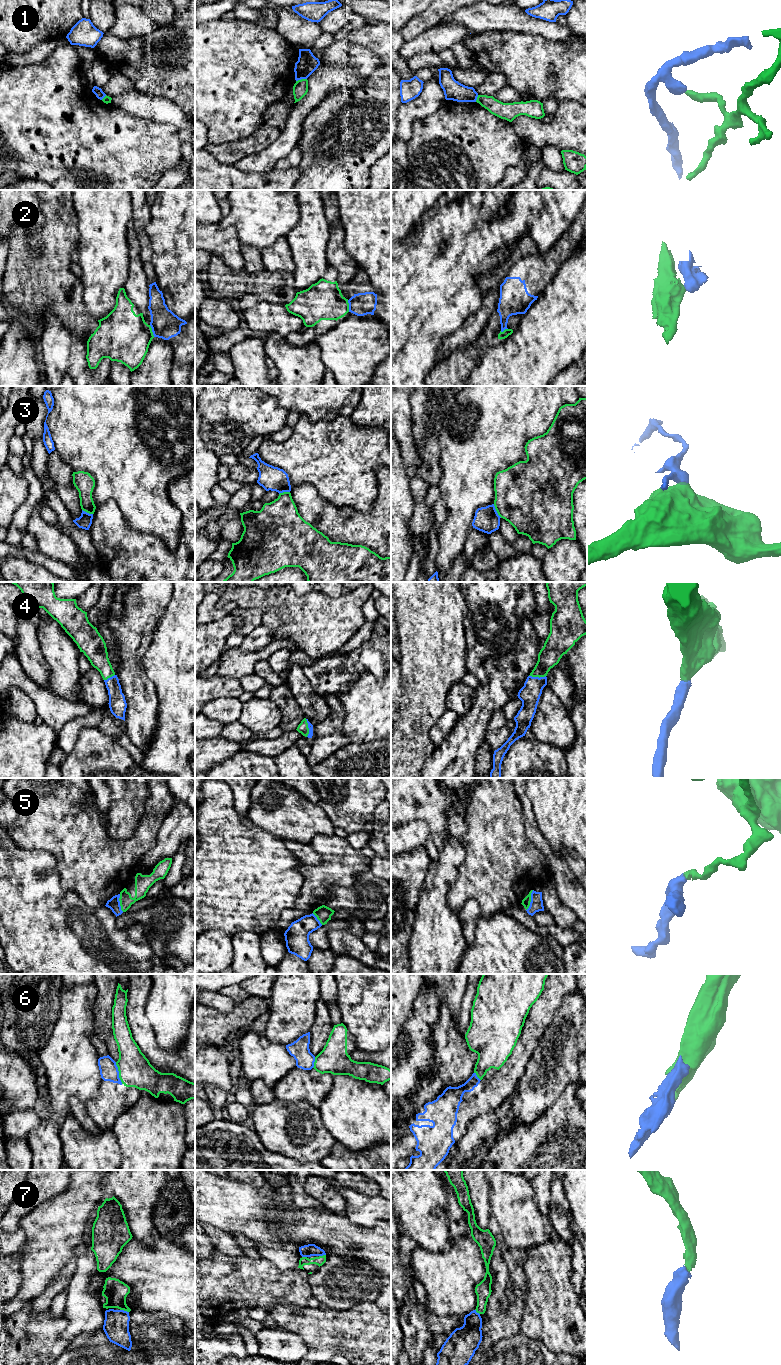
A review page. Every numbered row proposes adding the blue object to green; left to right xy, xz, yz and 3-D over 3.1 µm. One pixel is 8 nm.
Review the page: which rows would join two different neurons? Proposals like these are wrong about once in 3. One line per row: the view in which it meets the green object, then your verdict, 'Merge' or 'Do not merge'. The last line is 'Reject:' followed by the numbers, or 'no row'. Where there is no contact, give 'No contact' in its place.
1: Touches green in xz. Do not merge
2: Touches green in xy. Do not merge
3: Touches green in yz. Do not merge
4: Touches green in xz. Merge
5: Touches green in yz. Merge
6: Touches green in xy. Do not merge
7: Touches green in xy. Merge
Reject: 1, 2, 3, 6

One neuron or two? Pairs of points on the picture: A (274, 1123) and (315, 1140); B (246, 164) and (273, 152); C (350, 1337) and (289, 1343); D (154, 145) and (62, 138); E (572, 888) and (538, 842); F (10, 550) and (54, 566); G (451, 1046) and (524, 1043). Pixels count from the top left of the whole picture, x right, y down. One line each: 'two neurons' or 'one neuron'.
A: one neuron
B: one neuron
C: two neurons
D: one neuron
E: one neuron
F: one neuron
G: two neurons

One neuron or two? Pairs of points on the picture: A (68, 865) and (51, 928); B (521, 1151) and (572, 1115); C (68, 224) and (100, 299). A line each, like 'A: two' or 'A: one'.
A: two
B: one
C: two

